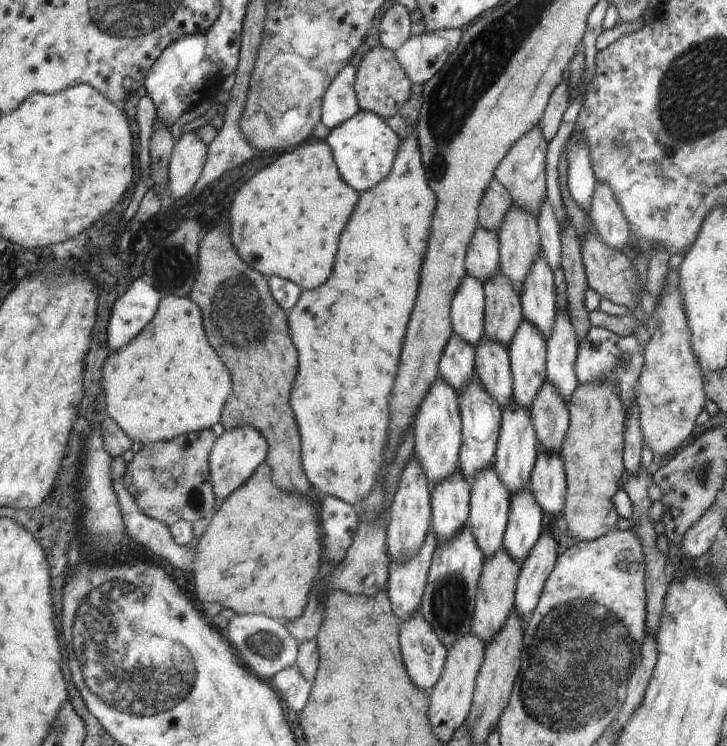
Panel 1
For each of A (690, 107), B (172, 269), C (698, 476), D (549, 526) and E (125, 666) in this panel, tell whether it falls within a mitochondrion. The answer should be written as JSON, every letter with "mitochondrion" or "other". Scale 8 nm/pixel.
{"A":"mitochondrion","B":"mitochondrion","C":"mitochondrion","D":"other","E":"mitochondrion"}

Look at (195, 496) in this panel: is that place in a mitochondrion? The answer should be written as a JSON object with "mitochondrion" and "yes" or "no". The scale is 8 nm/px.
{"mitochondrion":"yes"}

